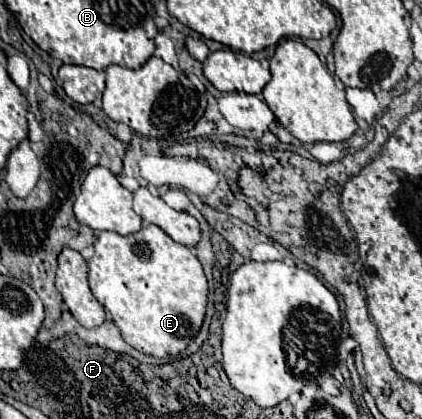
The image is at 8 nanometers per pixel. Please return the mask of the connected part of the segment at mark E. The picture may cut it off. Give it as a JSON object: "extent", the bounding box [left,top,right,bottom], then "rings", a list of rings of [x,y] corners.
{"extent":[89,224,207,358],"rings":[[[145,224],[137,234],[127,236],[117,232],[101,232],[93,246],[95,254],[89,260],[89,286],[93,296],[105,306],[106,319],[116,324],[123,340],[135,350],[155,358],[179,356],[197,336],[207,308],[207,280],[193,250],[175,242],[153,224]]]}

